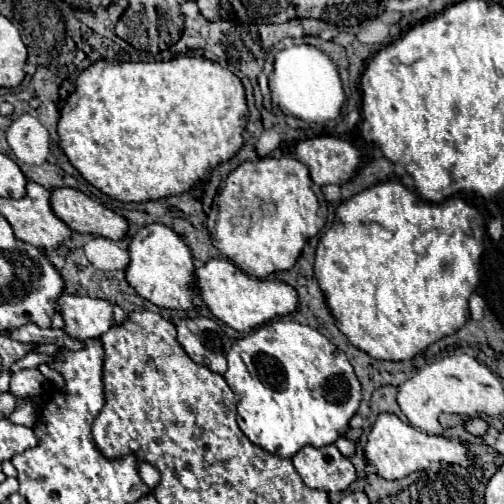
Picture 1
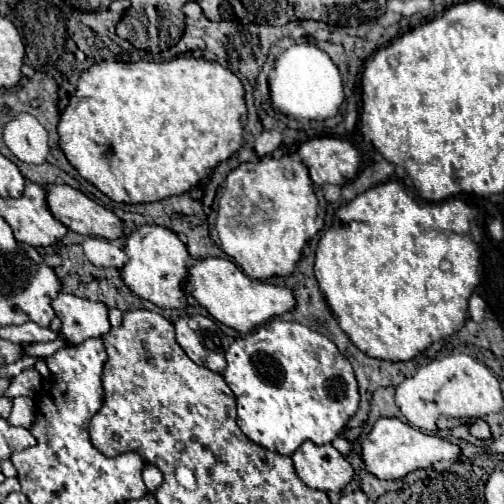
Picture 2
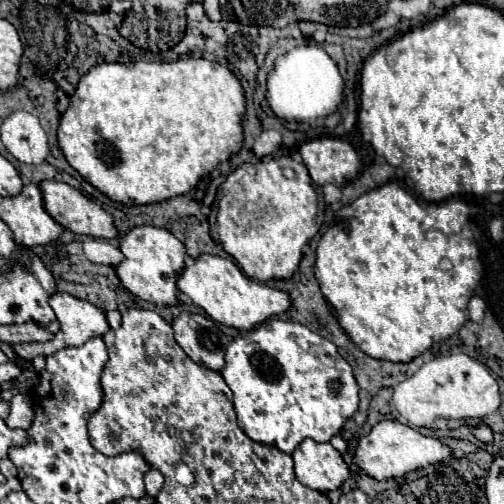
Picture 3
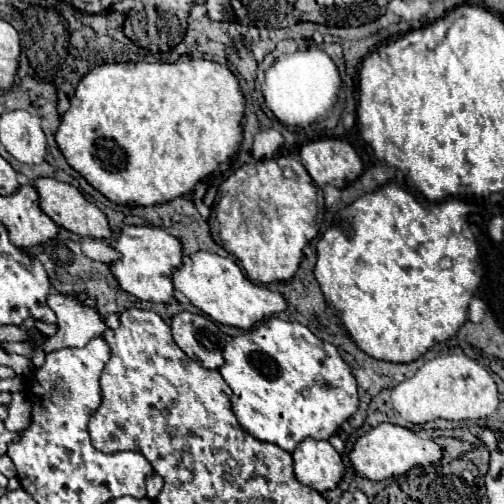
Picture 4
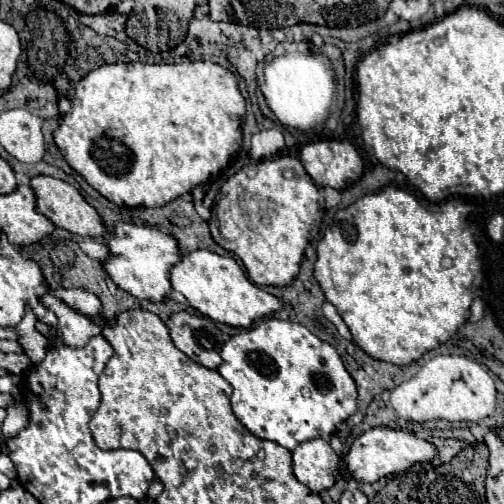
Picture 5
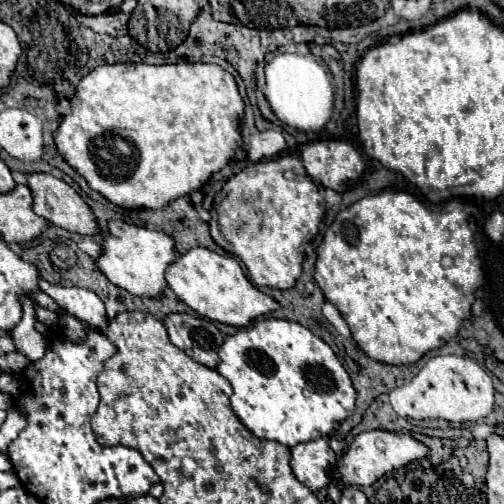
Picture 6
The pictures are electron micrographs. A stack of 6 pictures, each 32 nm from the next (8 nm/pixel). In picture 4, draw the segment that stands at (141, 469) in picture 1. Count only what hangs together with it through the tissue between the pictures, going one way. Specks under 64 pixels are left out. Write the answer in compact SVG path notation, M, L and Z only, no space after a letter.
M156 472L152 476L148 476L146 478L147 497L152 500L156 499L158 492L162 490L162 486L164 486L164 480Z

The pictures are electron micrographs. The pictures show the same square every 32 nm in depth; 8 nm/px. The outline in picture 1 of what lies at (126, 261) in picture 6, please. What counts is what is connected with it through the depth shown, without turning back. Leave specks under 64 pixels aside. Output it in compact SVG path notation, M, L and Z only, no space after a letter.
M164 224L144 226L130 242L130 264L126 268L126 280L146 300L158 308L170 310L194 310L192 298L198 294L192 252L172 228Z

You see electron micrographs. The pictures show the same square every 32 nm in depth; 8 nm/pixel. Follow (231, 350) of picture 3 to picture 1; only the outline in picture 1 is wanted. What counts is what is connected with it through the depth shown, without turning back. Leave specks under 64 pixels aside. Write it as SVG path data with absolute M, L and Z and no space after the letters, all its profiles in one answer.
M272 320L236 340L226 358L228 370L224 378L228 386L240 396L238 426L256 446L278 454L280 458L292 458L304 446L324 448L348 432L348 422L358 412L362 386L344 352L314 328L290 320Z

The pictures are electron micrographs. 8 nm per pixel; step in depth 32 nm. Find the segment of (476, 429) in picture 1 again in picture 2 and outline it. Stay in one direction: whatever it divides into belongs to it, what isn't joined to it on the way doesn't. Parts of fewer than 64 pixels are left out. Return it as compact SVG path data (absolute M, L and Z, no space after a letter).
M474 420L474 422L468 426L468 430L470 430L472 436L476 436L476 438L480 438L480 440L490 438L490 428L488 428L488 424L486 424L484 420Z

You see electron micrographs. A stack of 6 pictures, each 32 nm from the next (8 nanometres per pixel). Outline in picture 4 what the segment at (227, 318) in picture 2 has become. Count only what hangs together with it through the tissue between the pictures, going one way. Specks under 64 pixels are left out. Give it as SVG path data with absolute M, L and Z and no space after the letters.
M210 252L186 256L184 264L174 272L174 288L180 290L196 308L208 314L214 322L250 330L256 322L286 310L288 302L282 294L268 290L262 284L250 282L232 258L222 258Z

